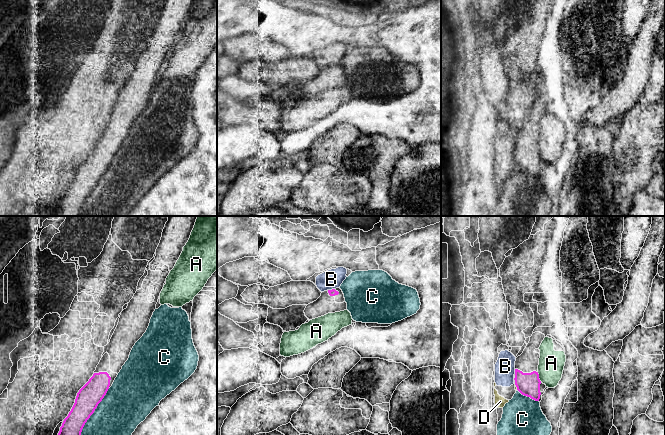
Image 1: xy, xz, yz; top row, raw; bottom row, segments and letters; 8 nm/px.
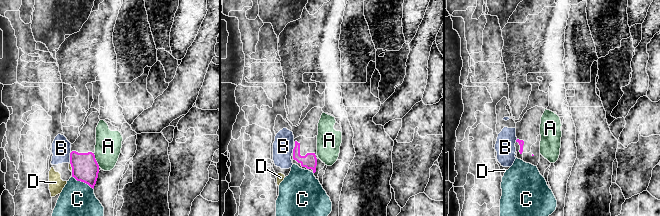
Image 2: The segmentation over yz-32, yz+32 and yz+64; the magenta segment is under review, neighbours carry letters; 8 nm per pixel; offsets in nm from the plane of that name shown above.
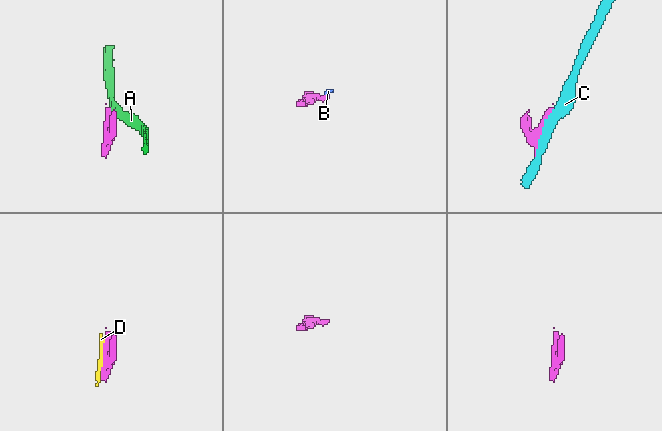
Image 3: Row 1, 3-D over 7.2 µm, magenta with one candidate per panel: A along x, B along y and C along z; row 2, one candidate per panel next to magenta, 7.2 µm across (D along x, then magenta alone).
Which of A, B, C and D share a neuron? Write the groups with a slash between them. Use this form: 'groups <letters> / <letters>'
groups A / B D / C

